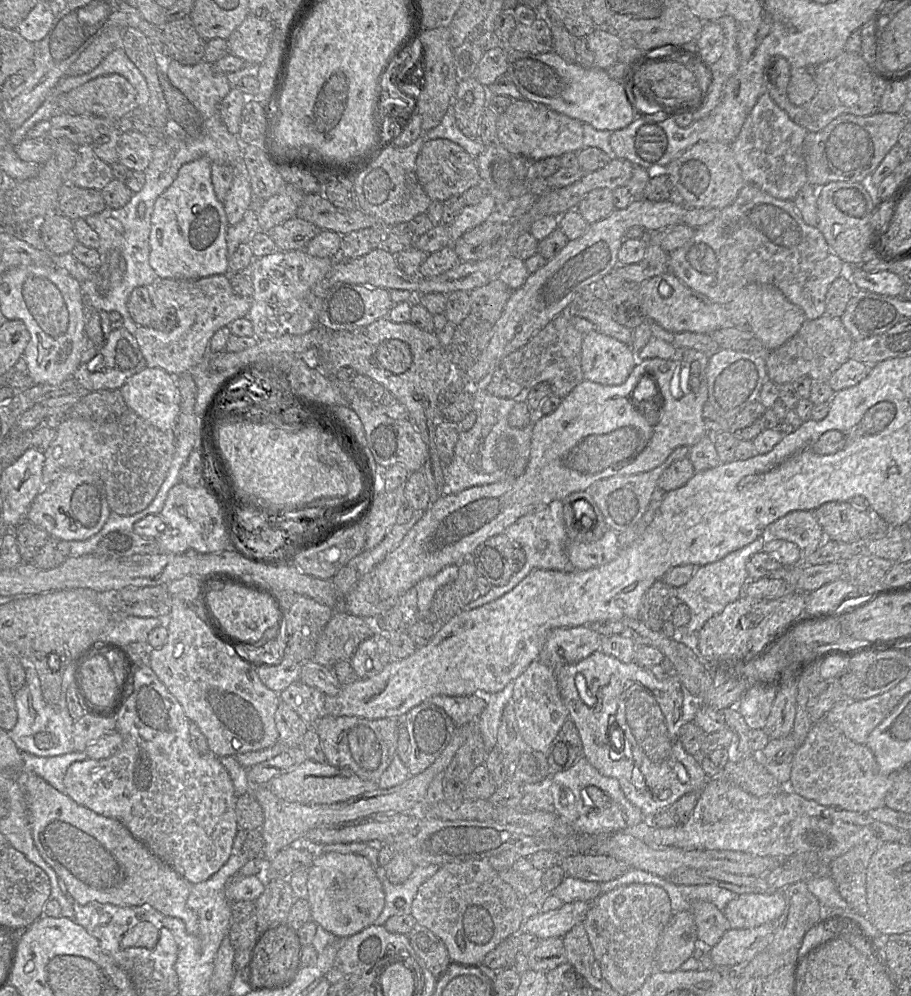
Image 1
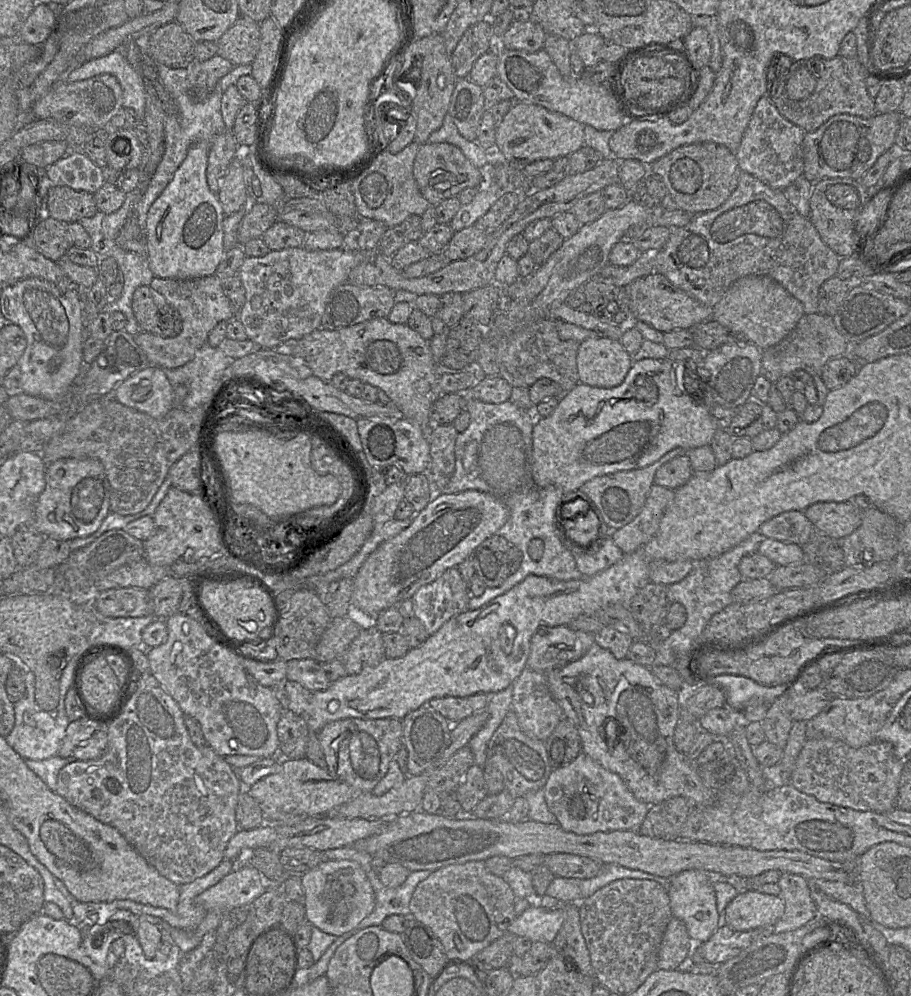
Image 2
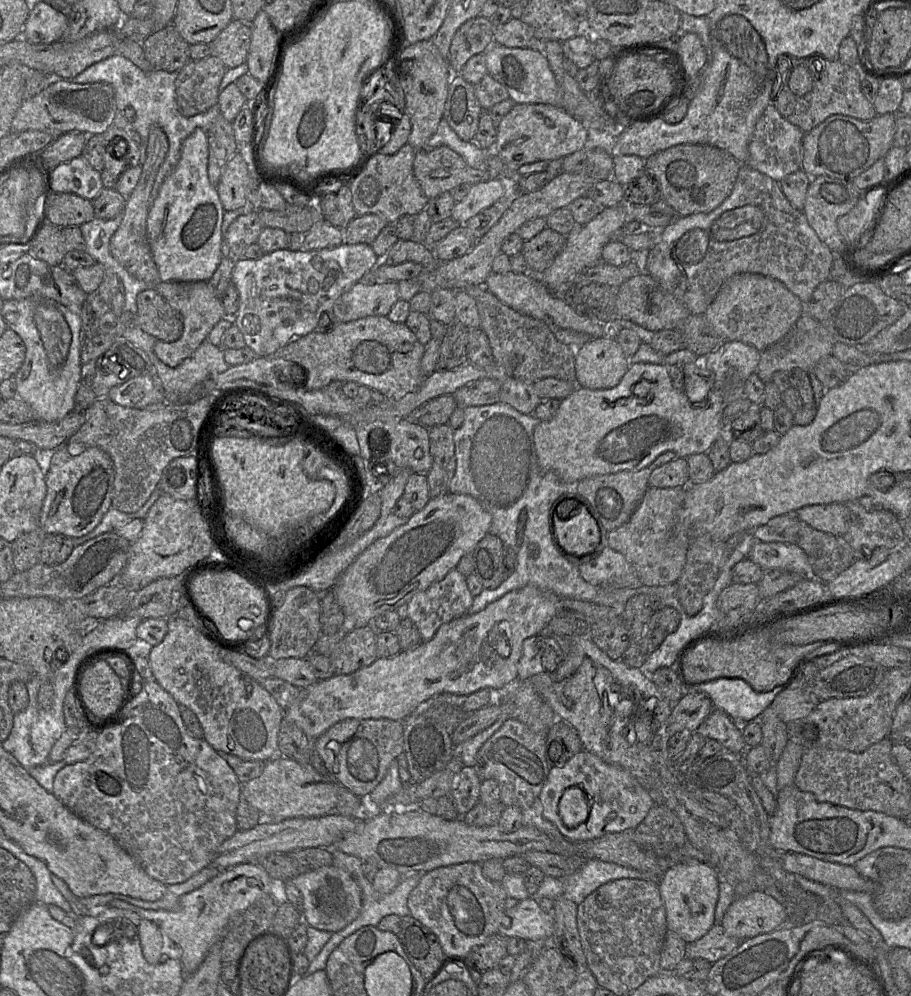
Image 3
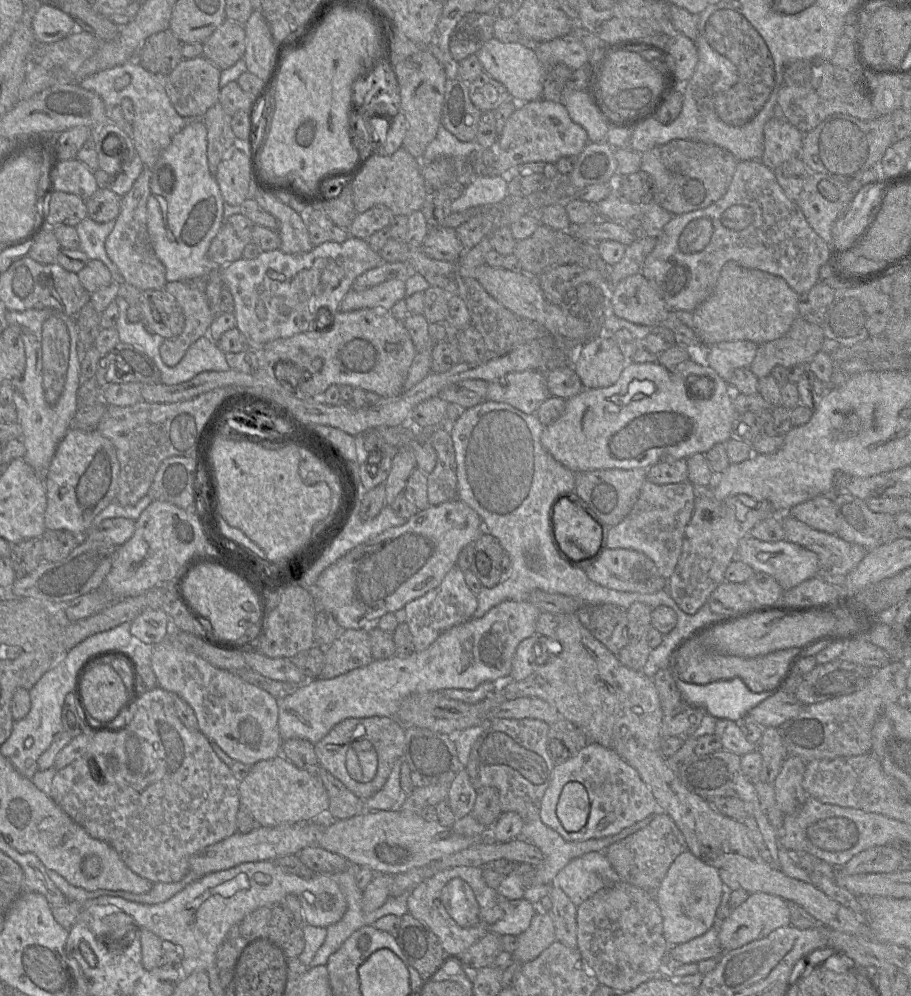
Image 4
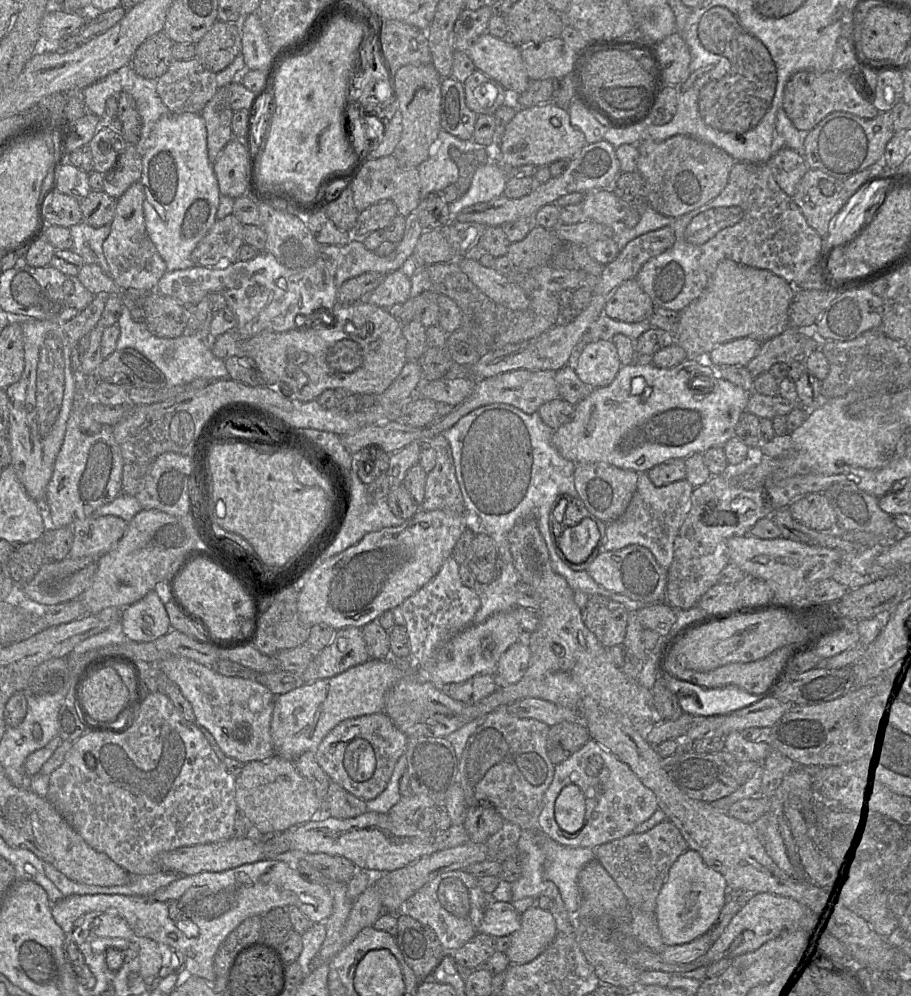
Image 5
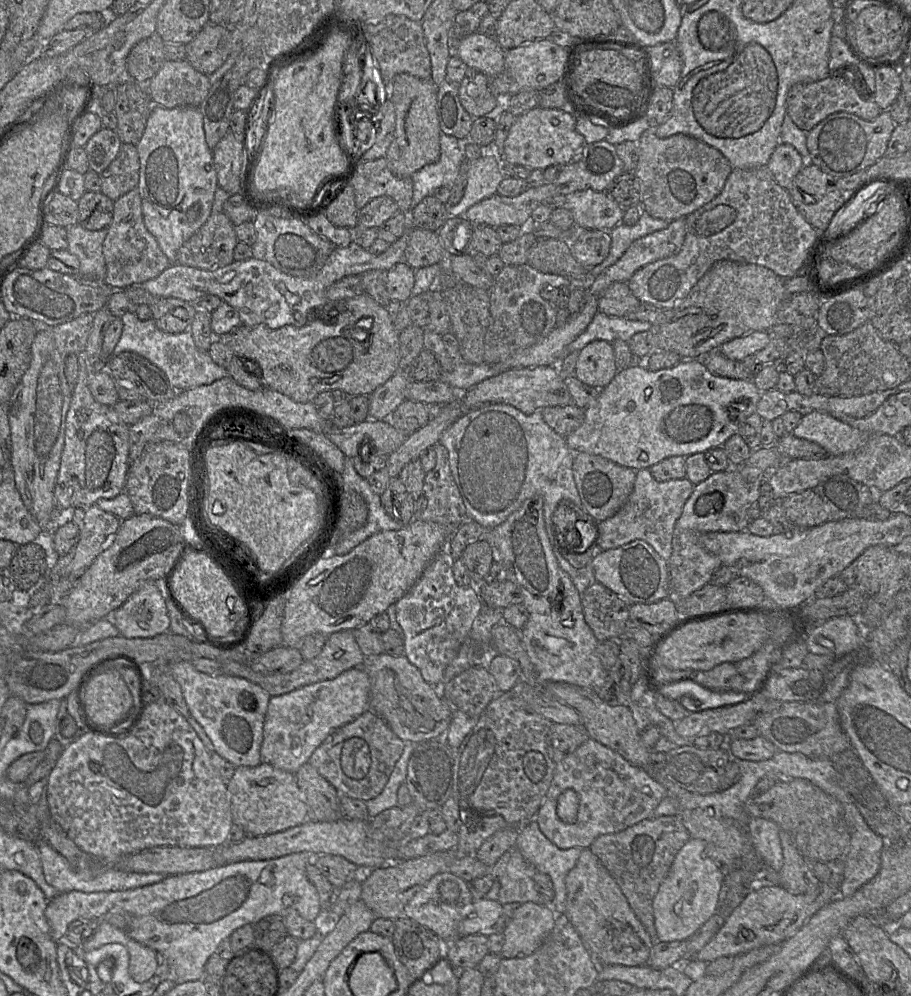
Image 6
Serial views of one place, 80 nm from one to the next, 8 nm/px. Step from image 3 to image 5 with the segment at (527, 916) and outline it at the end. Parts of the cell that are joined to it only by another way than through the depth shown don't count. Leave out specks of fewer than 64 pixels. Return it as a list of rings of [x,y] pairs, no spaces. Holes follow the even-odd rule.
[[[490,898],[478,932],[492,937],[506,936],[520,928],[519,914],[511,902],[500,902]]]

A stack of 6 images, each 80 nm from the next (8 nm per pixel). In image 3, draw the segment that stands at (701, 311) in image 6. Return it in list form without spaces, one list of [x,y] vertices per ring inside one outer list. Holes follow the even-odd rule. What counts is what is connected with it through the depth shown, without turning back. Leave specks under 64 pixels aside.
[[[740,273],[727,279],[704,313],[723,341],[740,341],[759,352],[780,341],[804,314],[804,303],[779,280]]]

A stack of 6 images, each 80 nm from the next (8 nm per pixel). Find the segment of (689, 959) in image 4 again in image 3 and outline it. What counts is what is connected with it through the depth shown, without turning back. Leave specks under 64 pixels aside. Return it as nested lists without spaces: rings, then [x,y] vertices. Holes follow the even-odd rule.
[[[714,925],[702,938],[686,945],[685,958],[703,958],[714,964],[733,952],[741,942],[740,939],[728,936],[722,925]]]

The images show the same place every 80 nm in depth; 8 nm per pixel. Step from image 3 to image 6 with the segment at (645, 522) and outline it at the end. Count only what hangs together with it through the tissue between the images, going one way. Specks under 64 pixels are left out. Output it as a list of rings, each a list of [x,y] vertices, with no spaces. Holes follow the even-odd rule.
[[[649,469],[637,470],[634,488],[626,503],[612,517],[597,522],[596,544],[605,551],[634,540],[643,540],[667,561],[672,553],[675,524],[693,488],[694,485],[686,477],[660,482],[653,478]]]

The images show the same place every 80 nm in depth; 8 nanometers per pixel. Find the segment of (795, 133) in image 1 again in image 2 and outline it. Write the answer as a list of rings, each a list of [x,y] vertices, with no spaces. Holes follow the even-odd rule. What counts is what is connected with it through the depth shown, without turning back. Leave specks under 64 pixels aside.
[[[767,96],[757,103],[735,156],[741,171],[774,189],[784,190],[803,175],[803,139],[806,132],[783,117]]]

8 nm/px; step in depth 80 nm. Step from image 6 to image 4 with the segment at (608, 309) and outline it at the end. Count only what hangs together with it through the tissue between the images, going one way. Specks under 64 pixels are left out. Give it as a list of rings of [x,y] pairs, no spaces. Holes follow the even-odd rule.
[[[641,272],[612,287],[611,303],[617,317],[649,327],[660,325],[671,310]]]

